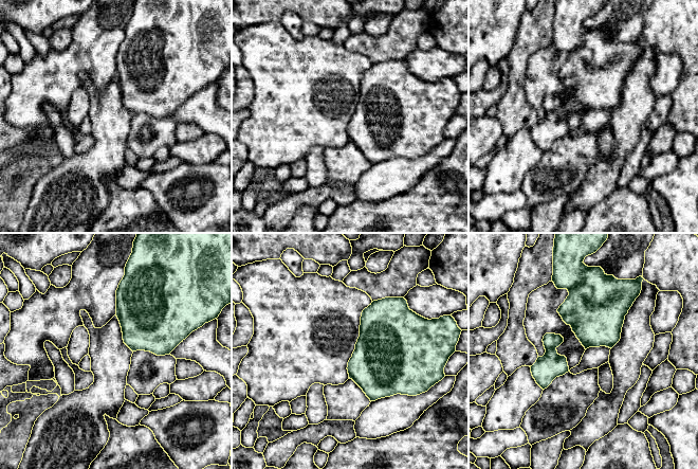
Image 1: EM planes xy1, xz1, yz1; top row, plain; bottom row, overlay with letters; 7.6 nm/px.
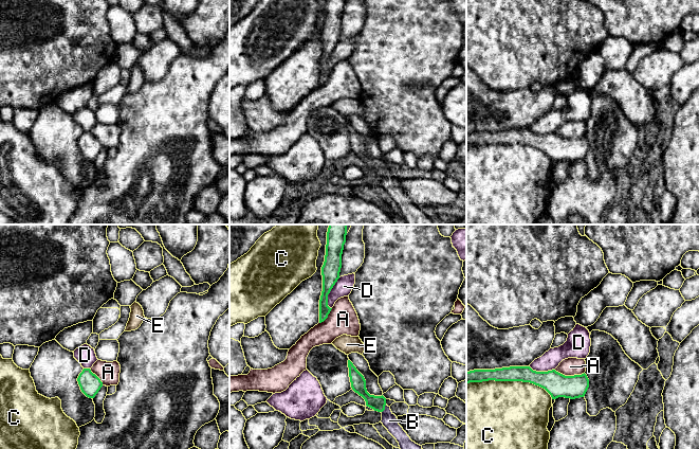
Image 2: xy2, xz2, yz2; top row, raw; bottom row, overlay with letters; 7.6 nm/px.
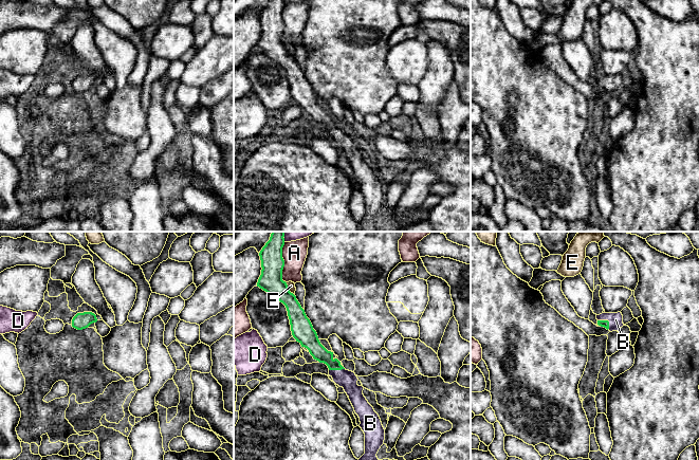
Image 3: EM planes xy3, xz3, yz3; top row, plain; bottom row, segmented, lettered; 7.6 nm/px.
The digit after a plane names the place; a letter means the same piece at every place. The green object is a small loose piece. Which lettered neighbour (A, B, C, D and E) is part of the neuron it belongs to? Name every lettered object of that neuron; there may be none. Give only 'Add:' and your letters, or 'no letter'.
Add: B

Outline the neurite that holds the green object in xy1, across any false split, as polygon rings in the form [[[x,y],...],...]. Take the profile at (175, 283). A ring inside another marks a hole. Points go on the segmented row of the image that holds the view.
[[[137,233],[133,241],[132,253],[125,267],[125,275],[121,281],[116,290],[116,317],[120,321],[124,343],[132,350],[145,350],[150,351],[157,356],[169,355],[181,342],[183,342],[192,331],[202,327],[205,323],[208,323],[219,317],[222,309],[232,303],[232,233]]]

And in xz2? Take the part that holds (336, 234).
[[[329,224],[328,228],[326,255],[321,267],[323,291],[319,300],[319,323],[328,318],[332,309],[328,306],[328,294],[339,279],[347,226],[348,224]]]

